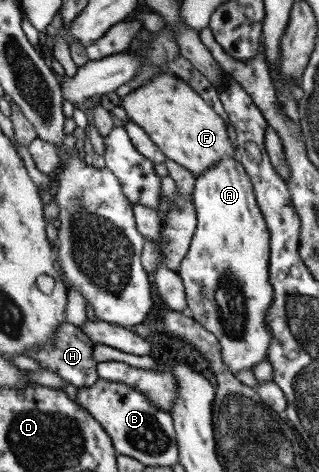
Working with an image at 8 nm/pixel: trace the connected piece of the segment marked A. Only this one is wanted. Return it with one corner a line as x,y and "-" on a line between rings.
224,157
195,177
191,201
197,218
196,226
175,273
184,290
187,315
218,340
222,360
233,375
239,370
251,370
258,361
266,359
272,339
265,319
273,300
267,268
270,235
258,208
250,177
241,163
238,157

